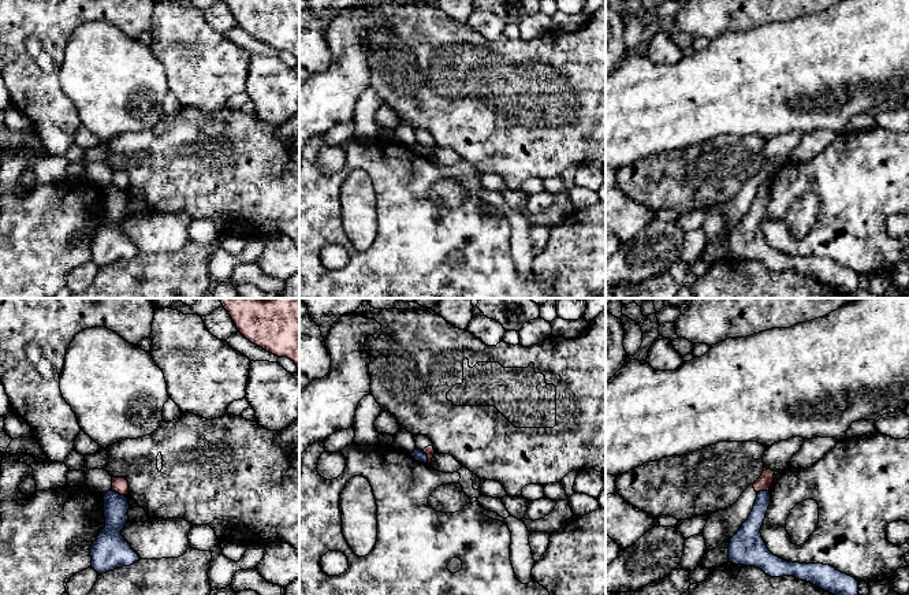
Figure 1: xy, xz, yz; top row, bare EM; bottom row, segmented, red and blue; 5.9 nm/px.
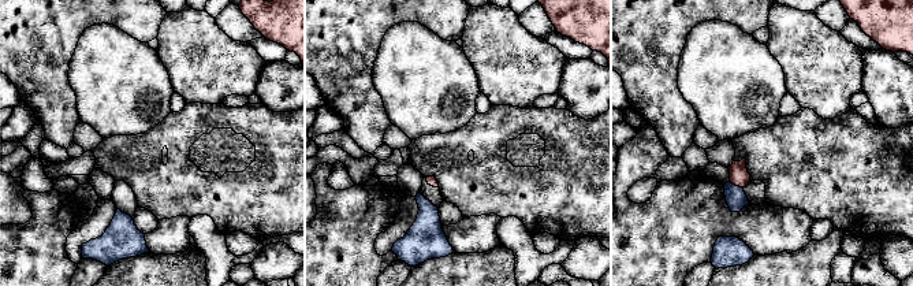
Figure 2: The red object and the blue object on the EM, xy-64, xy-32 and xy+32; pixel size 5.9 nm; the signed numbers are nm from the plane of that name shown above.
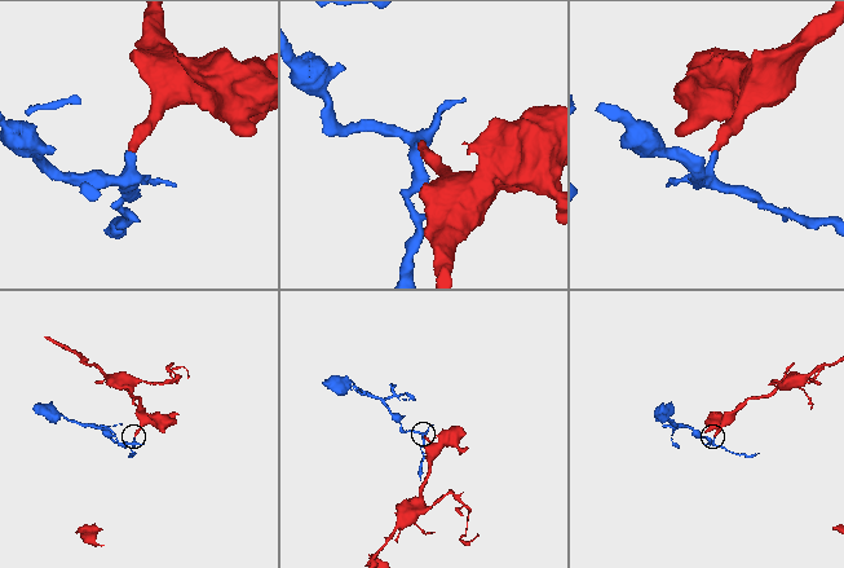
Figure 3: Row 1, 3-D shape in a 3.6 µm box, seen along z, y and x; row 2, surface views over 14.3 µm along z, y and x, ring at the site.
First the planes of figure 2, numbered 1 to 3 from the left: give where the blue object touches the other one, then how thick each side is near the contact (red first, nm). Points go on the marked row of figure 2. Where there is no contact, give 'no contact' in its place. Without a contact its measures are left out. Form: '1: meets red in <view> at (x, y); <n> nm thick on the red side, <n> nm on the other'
1: no contact
2: no contact
3: meets red in xy+32 at (736, 185); 110 nm thick on the red side, 120 nm on the other

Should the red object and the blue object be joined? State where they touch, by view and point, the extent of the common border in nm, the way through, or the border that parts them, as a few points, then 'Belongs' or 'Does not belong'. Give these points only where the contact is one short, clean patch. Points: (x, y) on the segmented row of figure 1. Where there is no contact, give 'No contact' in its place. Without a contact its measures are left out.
Touches red at xy (118, 493). Shared border 100 nm. Boundary: xy (111, 488), (125, 497). Does not belong

